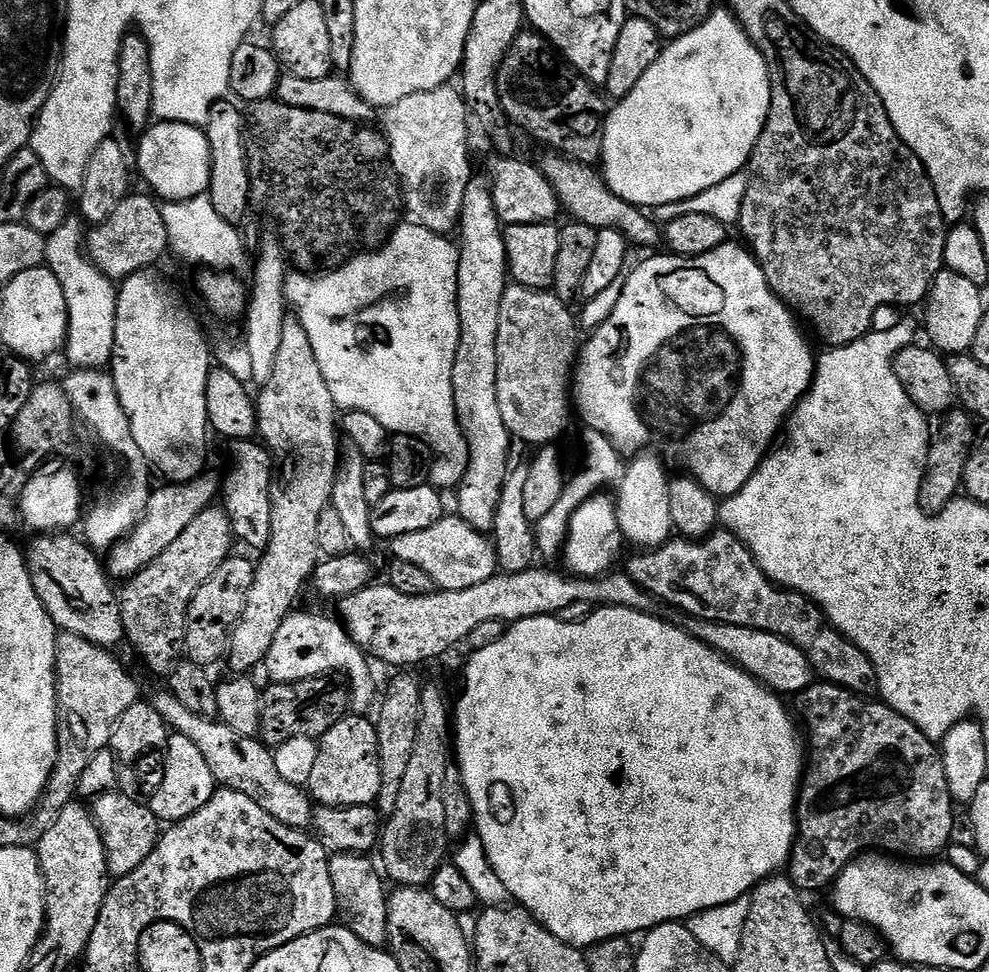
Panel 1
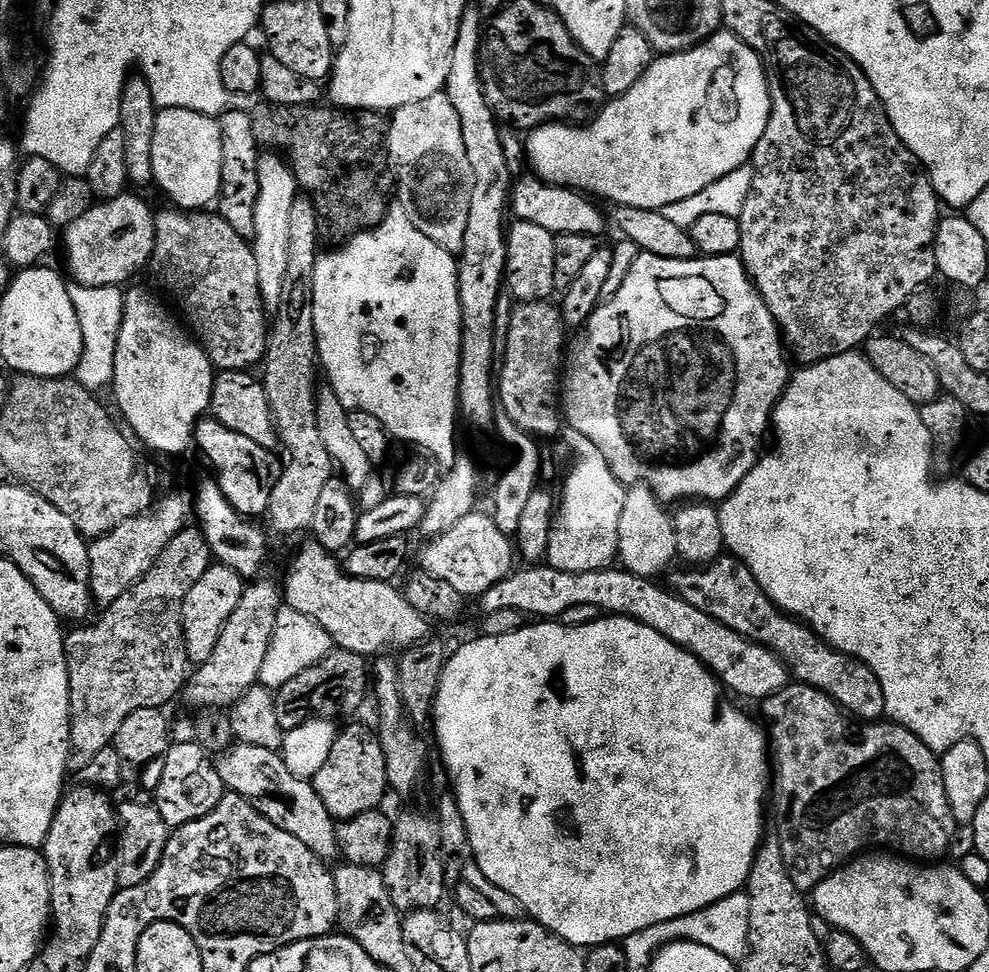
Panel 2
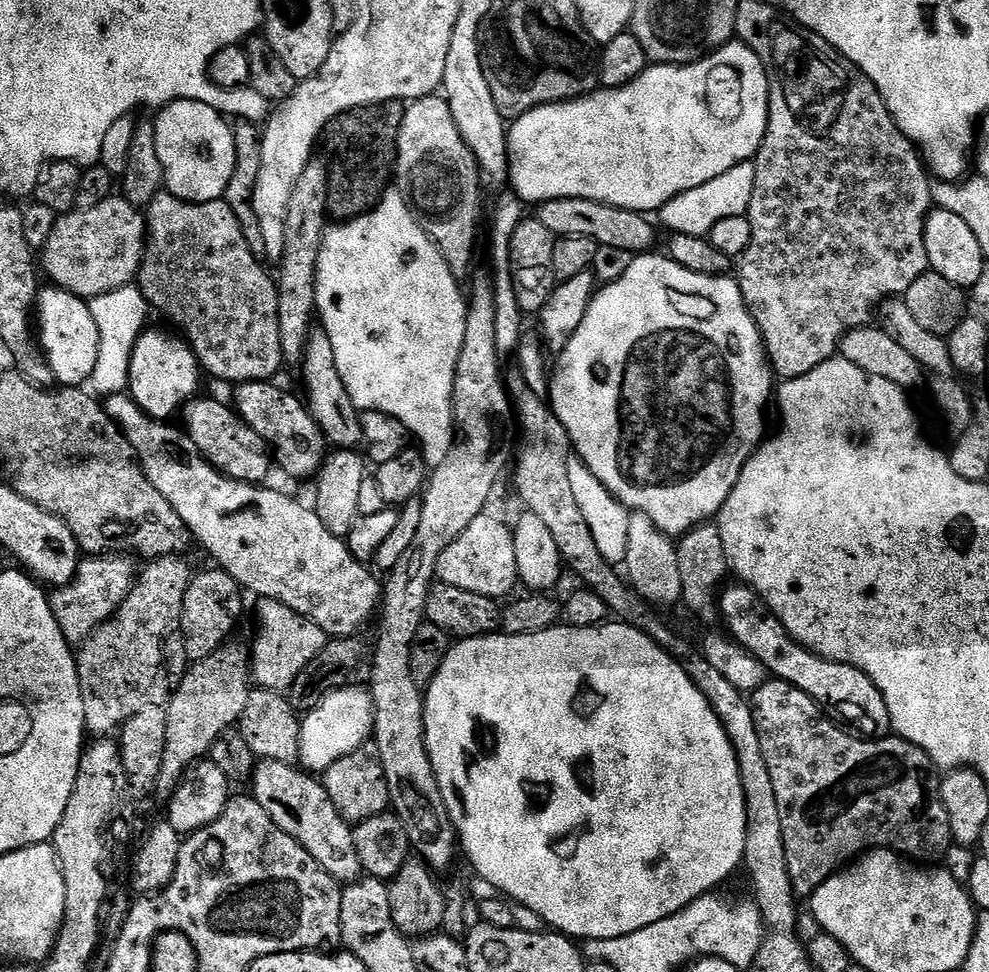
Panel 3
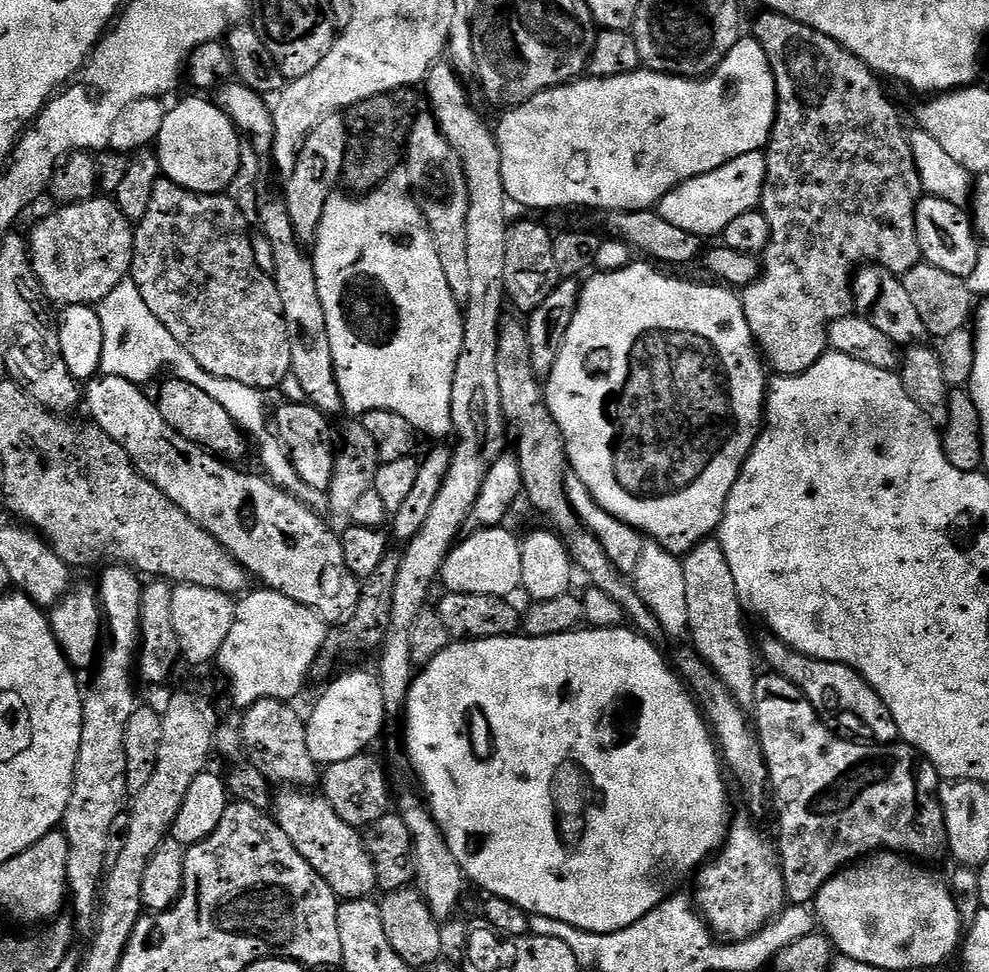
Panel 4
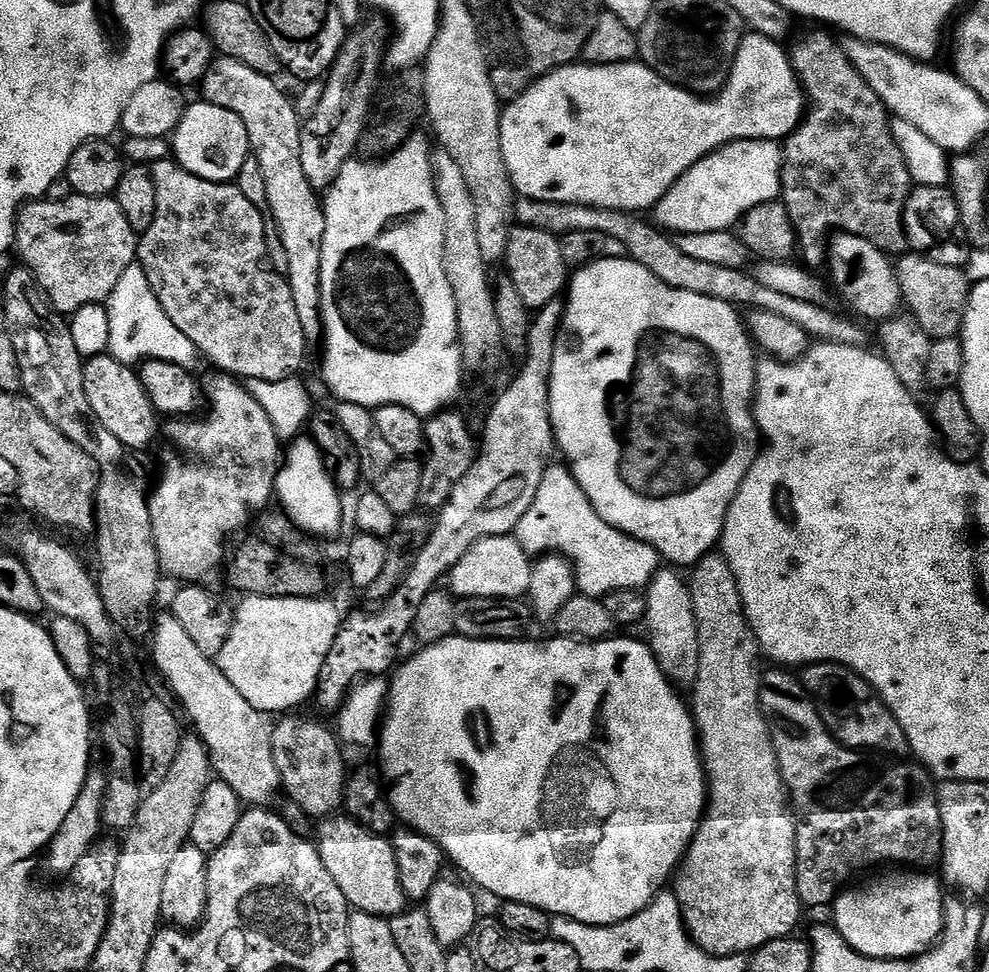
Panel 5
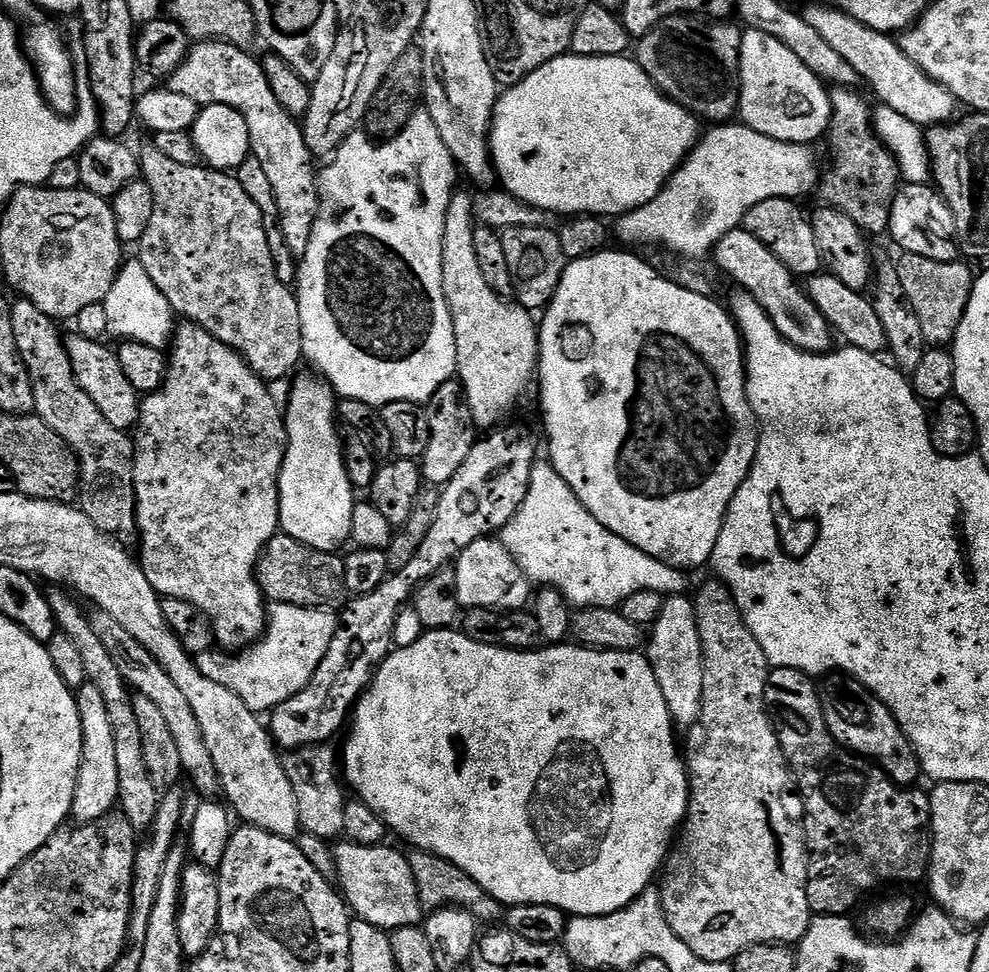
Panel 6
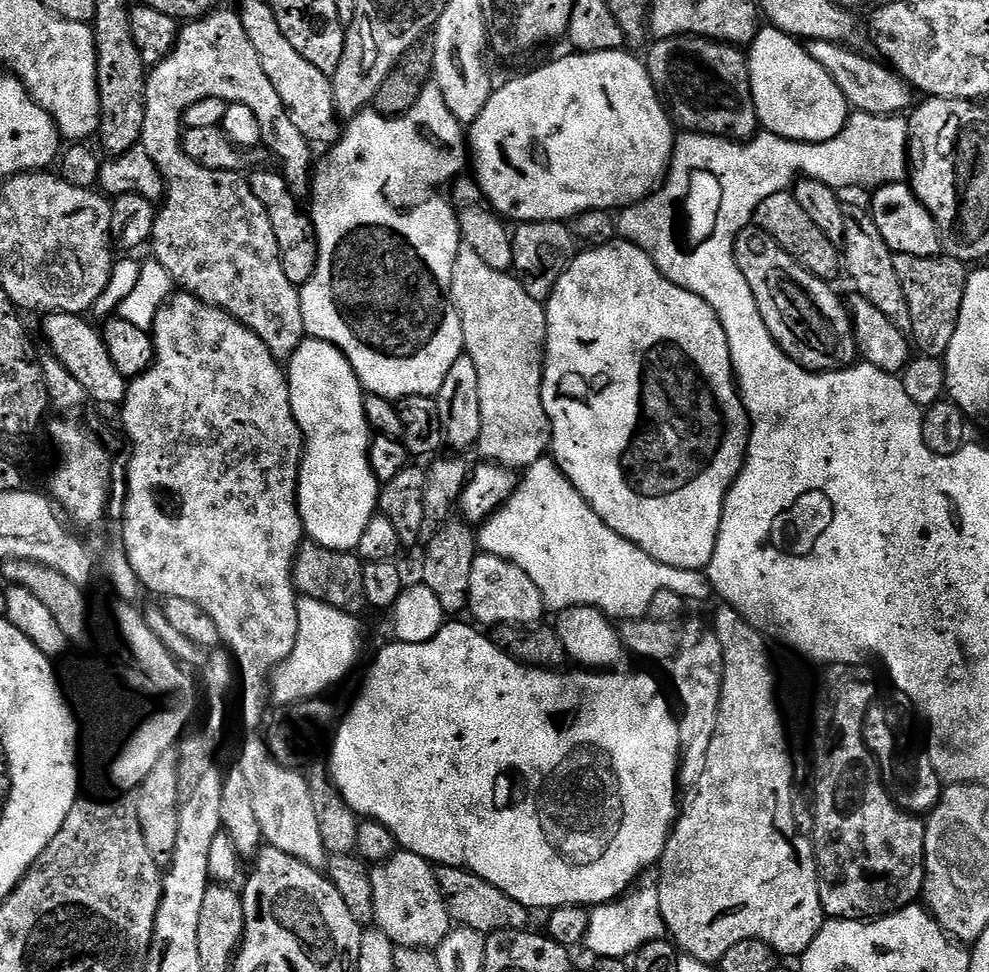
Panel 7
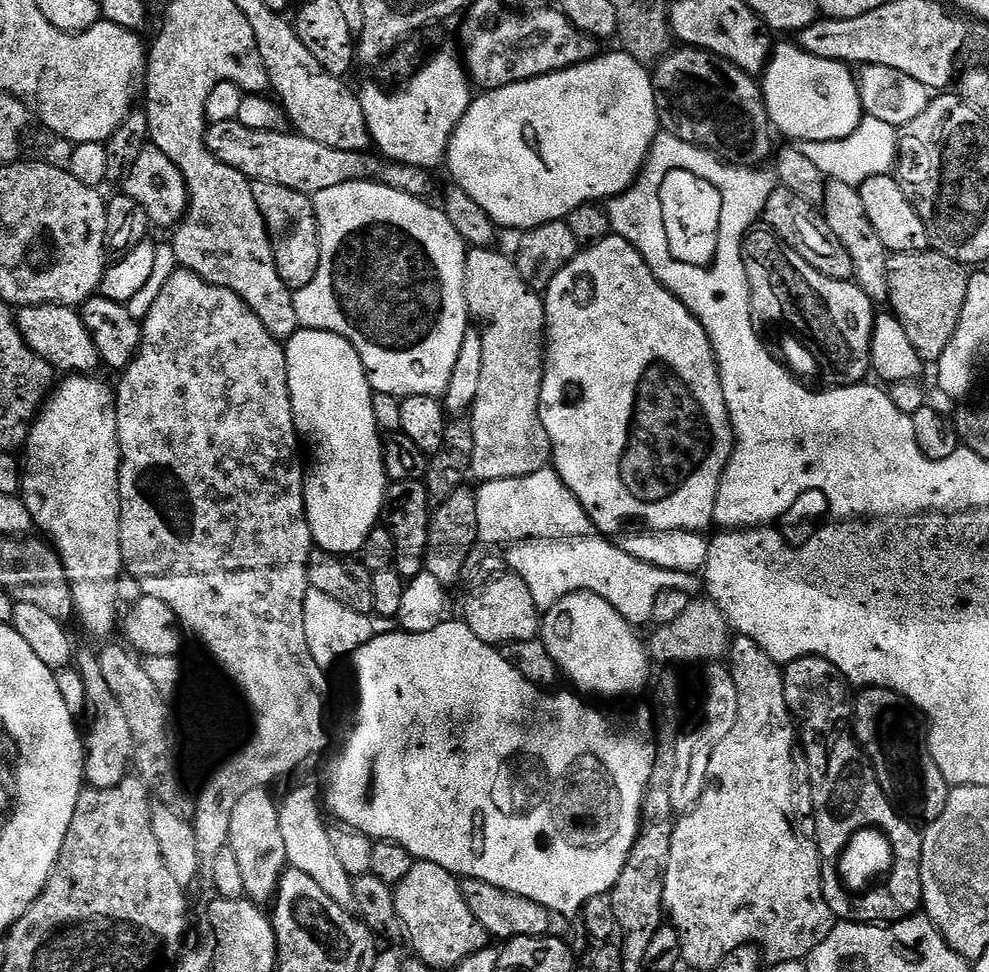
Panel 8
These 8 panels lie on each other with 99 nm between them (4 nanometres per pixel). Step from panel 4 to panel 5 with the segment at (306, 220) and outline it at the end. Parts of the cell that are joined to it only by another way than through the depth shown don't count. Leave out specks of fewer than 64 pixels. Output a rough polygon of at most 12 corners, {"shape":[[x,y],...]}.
{"shape":[[385,21],[345,39],[303,121],[309,189],[353,159],[386,60]]}

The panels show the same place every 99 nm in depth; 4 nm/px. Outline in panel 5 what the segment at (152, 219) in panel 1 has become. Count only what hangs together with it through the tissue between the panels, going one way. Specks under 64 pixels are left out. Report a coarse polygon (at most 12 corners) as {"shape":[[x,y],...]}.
{"shape":[[112,196],[33,200],[14,252],[61,314],[138,260]]}

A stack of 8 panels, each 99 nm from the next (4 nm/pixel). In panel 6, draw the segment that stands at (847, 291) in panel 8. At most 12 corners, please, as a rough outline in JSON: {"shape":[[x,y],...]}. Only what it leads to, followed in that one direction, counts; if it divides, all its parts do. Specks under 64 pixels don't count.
{"shape":[[742,226],[716,244],[715,267],[759,302],[782,339],[833,347],[805,285]]}

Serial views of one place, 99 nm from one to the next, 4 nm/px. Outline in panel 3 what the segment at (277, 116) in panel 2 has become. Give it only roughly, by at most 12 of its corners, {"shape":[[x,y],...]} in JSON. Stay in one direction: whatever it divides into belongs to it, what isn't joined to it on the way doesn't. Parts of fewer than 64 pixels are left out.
{"shape":[[367,104],[324,129],[328,214],[389,191],[405,105]]}

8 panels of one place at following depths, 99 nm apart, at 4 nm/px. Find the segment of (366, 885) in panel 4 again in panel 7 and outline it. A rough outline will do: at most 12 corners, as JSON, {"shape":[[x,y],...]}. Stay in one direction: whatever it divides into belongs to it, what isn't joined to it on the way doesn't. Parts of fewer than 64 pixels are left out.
{"shape":[[400,850],[370,873],[375,927],[439,948],[454,921],[436,868]]}

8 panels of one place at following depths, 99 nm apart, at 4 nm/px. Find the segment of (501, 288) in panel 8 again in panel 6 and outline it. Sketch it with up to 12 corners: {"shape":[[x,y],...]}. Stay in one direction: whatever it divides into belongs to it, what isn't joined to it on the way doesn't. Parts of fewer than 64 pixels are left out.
{"shape":[[472,196],[442,244],[456,371],[473,410],[508,412],[537,375],[529,309],[482,278]]}

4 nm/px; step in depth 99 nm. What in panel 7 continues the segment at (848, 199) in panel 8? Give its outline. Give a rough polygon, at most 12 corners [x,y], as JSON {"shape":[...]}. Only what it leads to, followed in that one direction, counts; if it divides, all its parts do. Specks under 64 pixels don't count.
{"shape":[[845,203],[845,273],[901,331],[912,327],[895,253],[867,207]]}

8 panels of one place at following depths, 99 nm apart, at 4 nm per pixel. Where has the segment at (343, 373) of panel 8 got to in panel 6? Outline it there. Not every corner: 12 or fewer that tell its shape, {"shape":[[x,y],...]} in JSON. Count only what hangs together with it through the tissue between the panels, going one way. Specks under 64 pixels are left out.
{"shape":[[299,376],[284,412],[280,527],[349,543],[358,502],[338,397]]}

